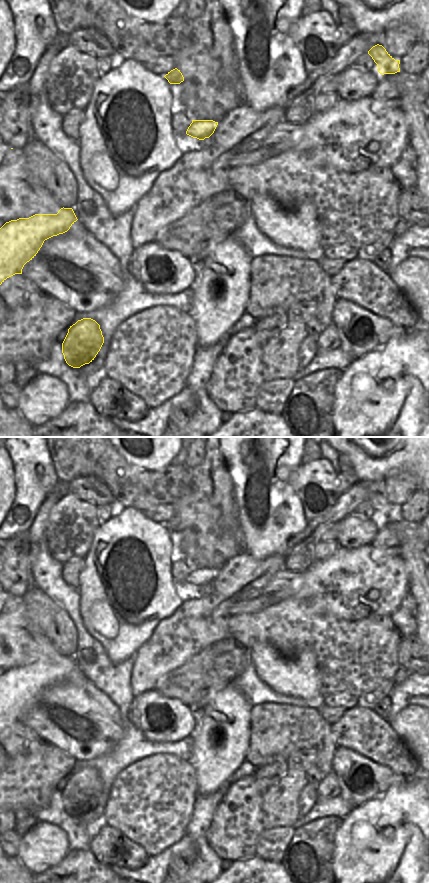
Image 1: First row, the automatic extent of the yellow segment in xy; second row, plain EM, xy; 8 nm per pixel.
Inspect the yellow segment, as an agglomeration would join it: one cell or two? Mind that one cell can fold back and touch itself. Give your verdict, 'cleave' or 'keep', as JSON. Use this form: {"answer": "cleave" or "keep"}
{"answer": "keep"}

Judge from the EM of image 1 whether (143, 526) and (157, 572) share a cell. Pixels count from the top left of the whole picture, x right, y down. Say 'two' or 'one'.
one

